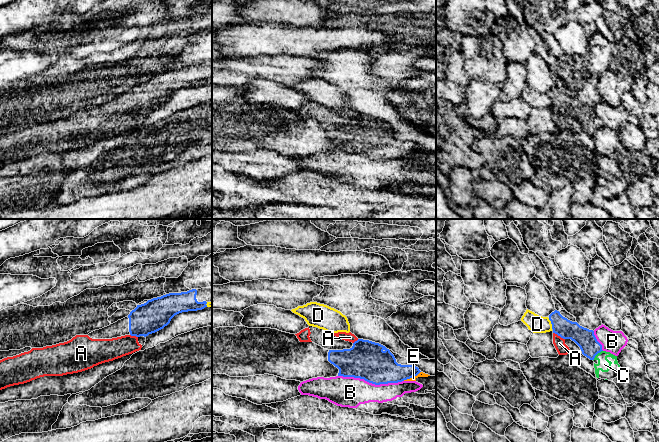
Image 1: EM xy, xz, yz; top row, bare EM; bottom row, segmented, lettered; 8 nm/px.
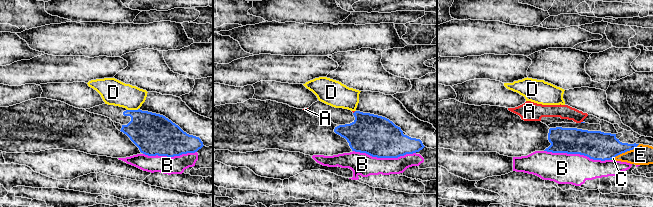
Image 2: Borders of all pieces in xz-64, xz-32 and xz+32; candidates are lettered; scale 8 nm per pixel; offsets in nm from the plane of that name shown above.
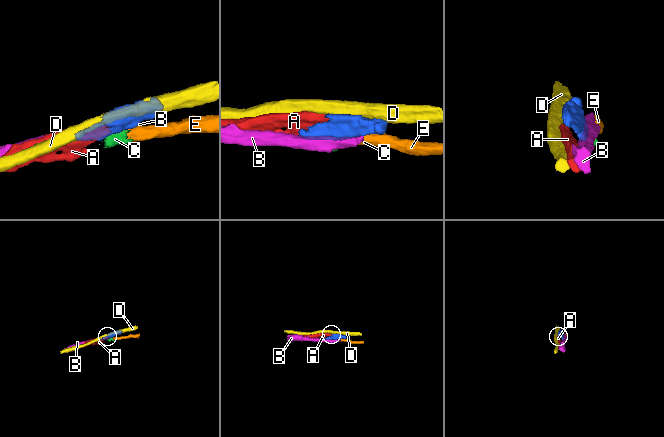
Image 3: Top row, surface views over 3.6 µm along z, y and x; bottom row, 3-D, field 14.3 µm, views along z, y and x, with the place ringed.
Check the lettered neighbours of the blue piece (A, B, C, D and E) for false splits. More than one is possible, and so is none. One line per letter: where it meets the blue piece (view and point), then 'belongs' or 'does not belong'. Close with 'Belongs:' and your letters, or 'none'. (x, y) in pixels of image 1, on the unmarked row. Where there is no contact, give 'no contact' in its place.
A: yz (559, 111) | belongs
B: xz (371, 158) | does not belong
C: yz (596, 130) | does not belong
D: yz (551, 99) | does not belong
E: xz (411, 153) | does not belong
Belongs: A

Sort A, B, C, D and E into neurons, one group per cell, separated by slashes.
A / B / C E / D

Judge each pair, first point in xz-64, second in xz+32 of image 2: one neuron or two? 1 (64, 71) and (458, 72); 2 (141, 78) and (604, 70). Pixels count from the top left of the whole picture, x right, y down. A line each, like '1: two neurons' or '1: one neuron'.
1: one neuron
2: two neurons

